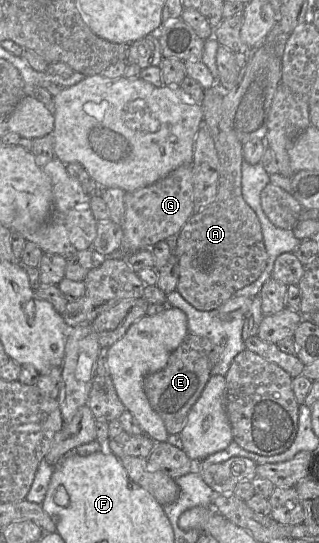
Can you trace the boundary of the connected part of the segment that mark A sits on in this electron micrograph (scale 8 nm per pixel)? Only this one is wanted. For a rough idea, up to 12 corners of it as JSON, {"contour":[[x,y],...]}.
{"contour":[[216,82],[200,104],[217,195],[174,249],[177,291],[218,309],[268,260],[242,196],[242,143]]}

